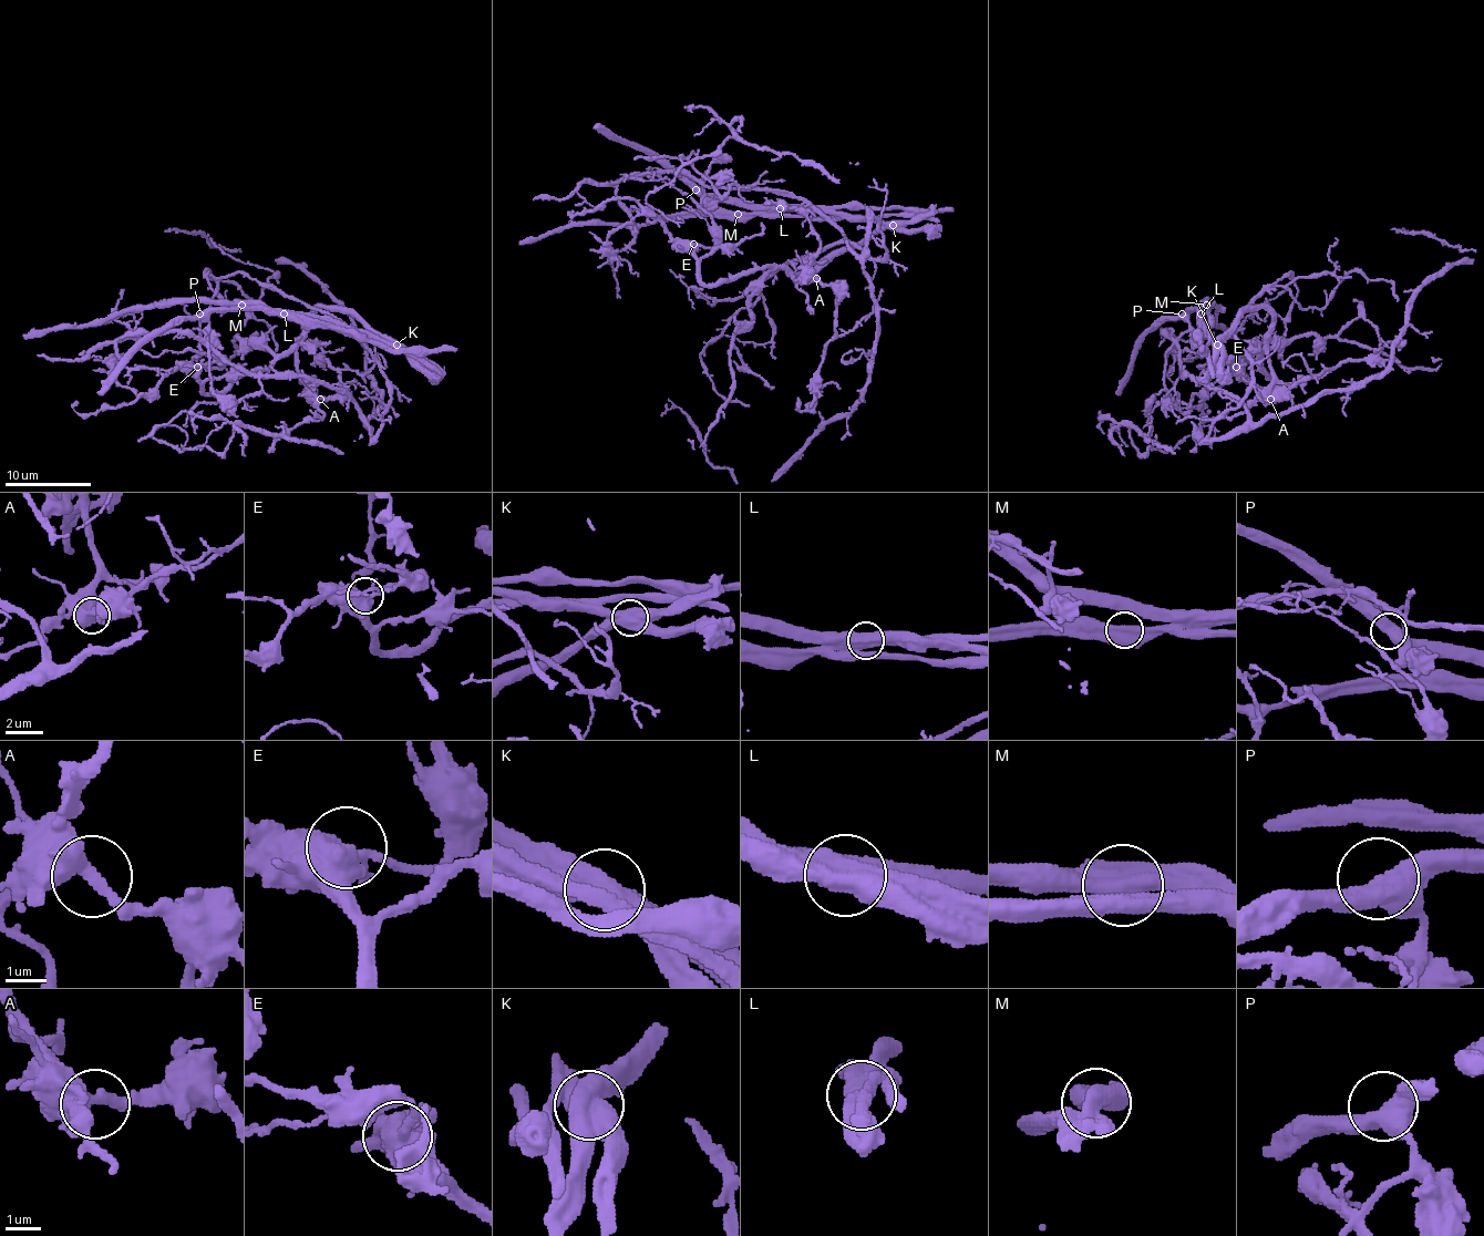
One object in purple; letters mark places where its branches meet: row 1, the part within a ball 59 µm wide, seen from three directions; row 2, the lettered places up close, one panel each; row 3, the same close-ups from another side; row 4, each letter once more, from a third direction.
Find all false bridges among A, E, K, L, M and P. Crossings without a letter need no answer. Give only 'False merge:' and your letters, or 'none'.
False merge: K, L, M

